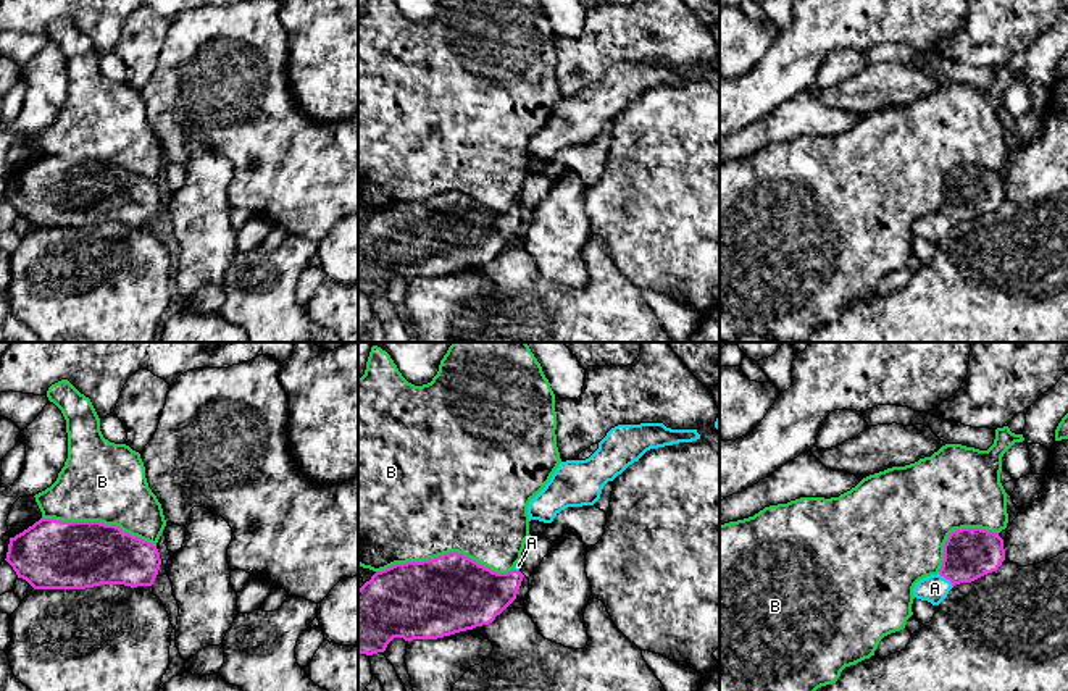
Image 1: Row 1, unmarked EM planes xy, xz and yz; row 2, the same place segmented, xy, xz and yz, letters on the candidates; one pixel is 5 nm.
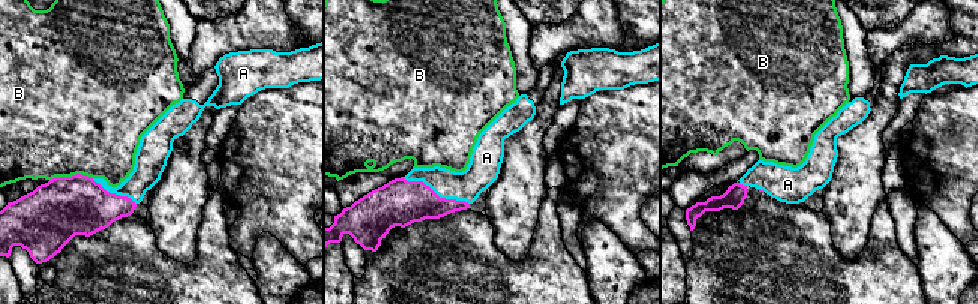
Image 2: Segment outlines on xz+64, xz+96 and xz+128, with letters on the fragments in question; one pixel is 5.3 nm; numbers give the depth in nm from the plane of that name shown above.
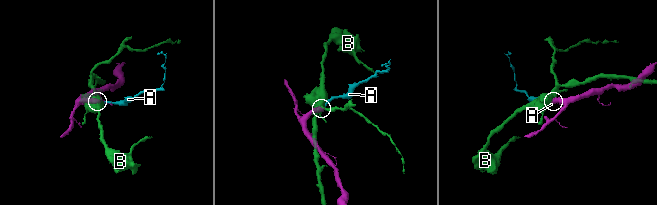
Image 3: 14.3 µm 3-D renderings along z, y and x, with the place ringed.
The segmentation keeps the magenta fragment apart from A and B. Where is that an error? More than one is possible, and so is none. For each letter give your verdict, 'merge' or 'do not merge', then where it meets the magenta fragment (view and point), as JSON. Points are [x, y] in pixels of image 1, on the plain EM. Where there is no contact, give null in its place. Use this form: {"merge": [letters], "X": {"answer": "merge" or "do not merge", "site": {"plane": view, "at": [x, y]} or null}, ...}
{"merge": ["A"], "A": {"answer": "merge", "site": {"plane": "yz", "at": [946, 217]}}, "B": {"answer": "do not merge", "site": {"plane": "xz", "at": [444, 192]}}}

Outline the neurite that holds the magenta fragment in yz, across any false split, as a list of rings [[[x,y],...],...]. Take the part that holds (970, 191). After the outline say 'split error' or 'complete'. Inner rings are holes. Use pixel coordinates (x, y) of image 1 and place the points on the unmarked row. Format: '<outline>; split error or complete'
[[[981,166],[955,168],[944,182],[939,211],[920,218],[913,226],[913,234],[939,244],[955,223],[971,221],[997,210],[1003,199],[1003,178],[999,171]]]; split error

